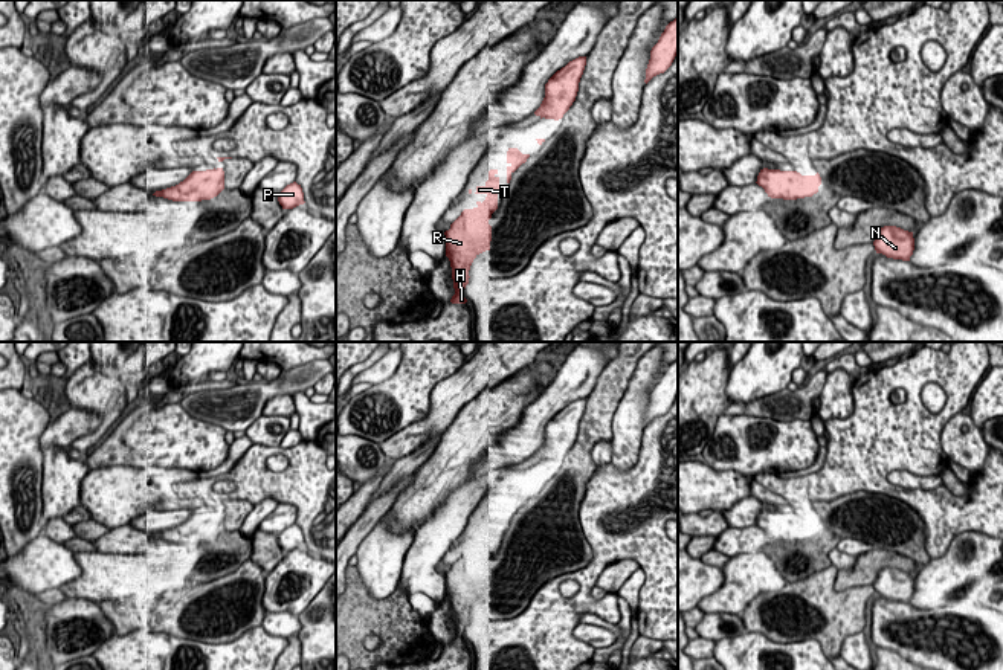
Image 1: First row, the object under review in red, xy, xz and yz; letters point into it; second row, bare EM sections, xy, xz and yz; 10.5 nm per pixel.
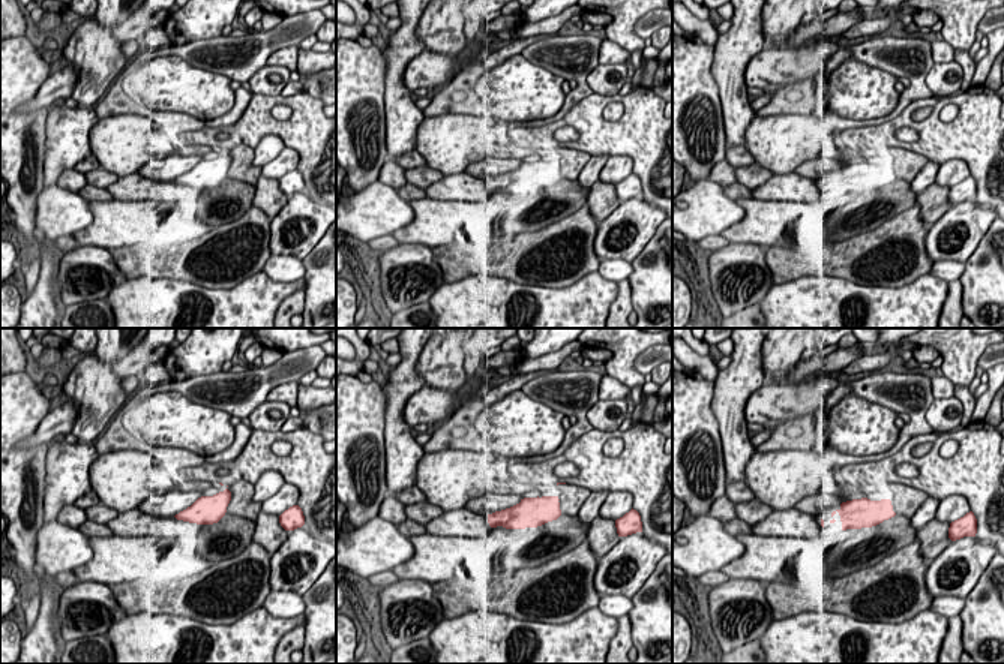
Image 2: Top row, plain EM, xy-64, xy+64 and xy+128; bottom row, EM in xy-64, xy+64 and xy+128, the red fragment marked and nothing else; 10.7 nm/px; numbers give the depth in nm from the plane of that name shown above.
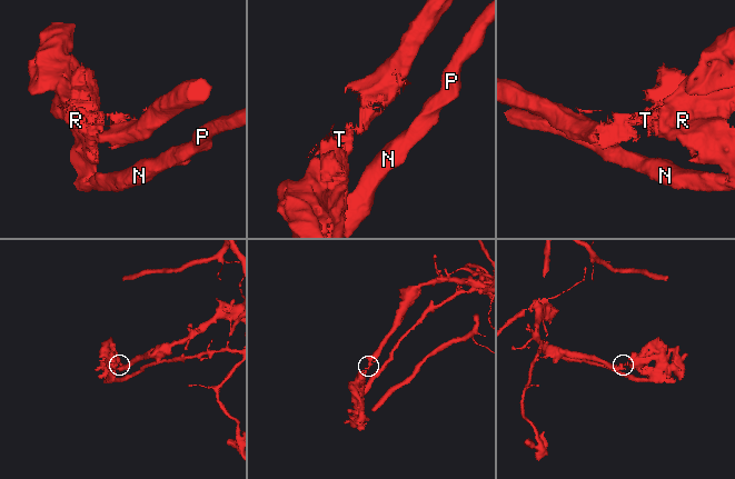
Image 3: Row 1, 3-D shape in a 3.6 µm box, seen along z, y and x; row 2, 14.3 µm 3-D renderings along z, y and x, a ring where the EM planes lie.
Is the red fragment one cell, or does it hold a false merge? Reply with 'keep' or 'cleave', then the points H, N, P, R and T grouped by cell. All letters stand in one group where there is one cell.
cleave; H R T / N P

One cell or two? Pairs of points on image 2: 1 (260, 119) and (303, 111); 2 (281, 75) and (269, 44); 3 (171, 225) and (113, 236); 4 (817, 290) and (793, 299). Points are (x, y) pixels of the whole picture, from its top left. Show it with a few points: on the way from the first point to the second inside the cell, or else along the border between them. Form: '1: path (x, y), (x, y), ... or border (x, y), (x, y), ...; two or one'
1: path (270, 125), (290, 125), (293, 122); one
2: border (266, 63), (248, 81); two
3: path (156, 228), (128, 228); one
4: path (811, 296), (799, 299); one

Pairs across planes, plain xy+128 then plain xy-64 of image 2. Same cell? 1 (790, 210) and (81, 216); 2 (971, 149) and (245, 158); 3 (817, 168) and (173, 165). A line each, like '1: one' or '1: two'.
1: two
2: two
3: one

